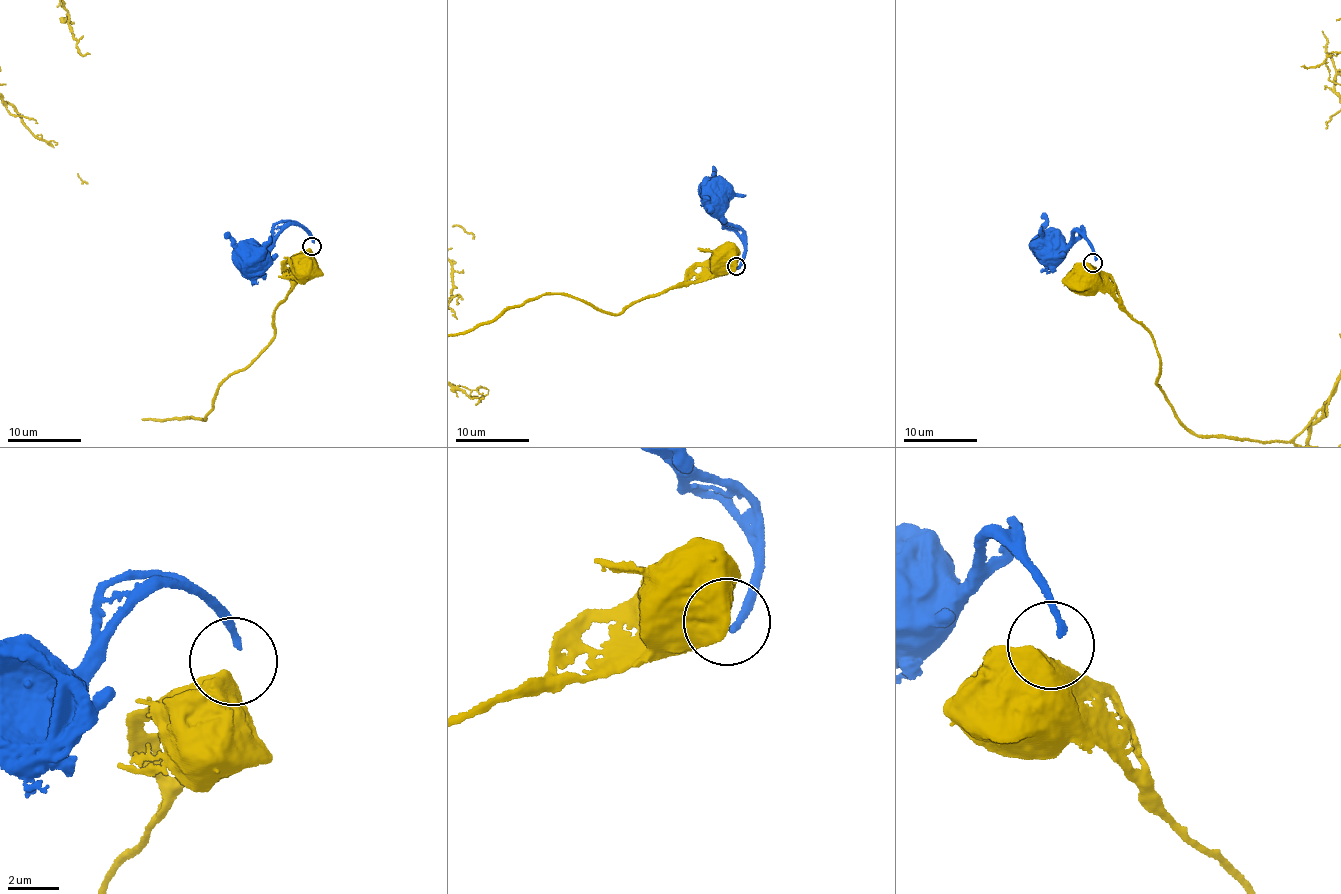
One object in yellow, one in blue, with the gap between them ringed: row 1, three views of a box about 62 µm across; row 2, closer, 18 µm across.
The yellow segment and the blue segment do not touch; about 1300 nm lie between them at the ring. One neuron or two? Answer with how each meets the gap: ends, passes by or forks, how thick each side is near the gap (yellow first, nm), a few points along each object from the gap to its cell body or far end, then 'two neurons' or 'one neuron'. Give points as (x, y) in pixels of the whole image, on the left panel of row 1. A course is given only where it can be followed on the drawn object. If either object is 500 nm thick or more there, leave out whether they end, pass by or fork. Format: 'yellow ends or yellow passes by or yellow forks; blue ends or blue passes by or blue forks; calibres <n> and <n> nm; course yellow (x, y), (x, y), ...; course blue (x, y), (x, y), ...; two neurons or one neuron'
calibres 850 and 260 nm; course yellow (309, 248), (308, 264); course blue (314, 243), (301, 226), (291, 225), (265, 249), (252, 253); two neurons

